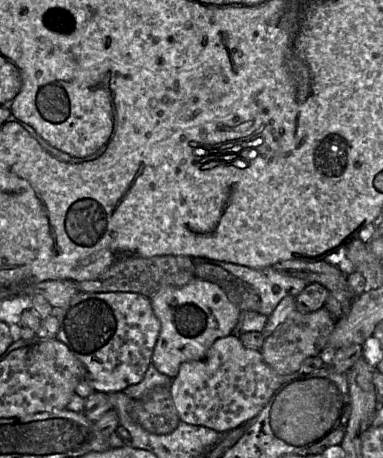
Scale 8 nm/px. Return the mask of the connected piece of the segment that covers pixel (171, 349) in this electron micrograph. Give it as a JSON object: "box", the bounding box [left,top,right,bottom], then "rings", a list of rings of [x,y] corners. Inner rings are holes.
{"box":[148,277,241,378],"rings":[[[197,277],[181,287],[164,287],[148,299],[160,322],[160,331],[152,354],[152,364],[159,372],[171,378],[178,375],[182,363],[202,359],[217,339],[230,335],[241,312],[218,285]]]}

